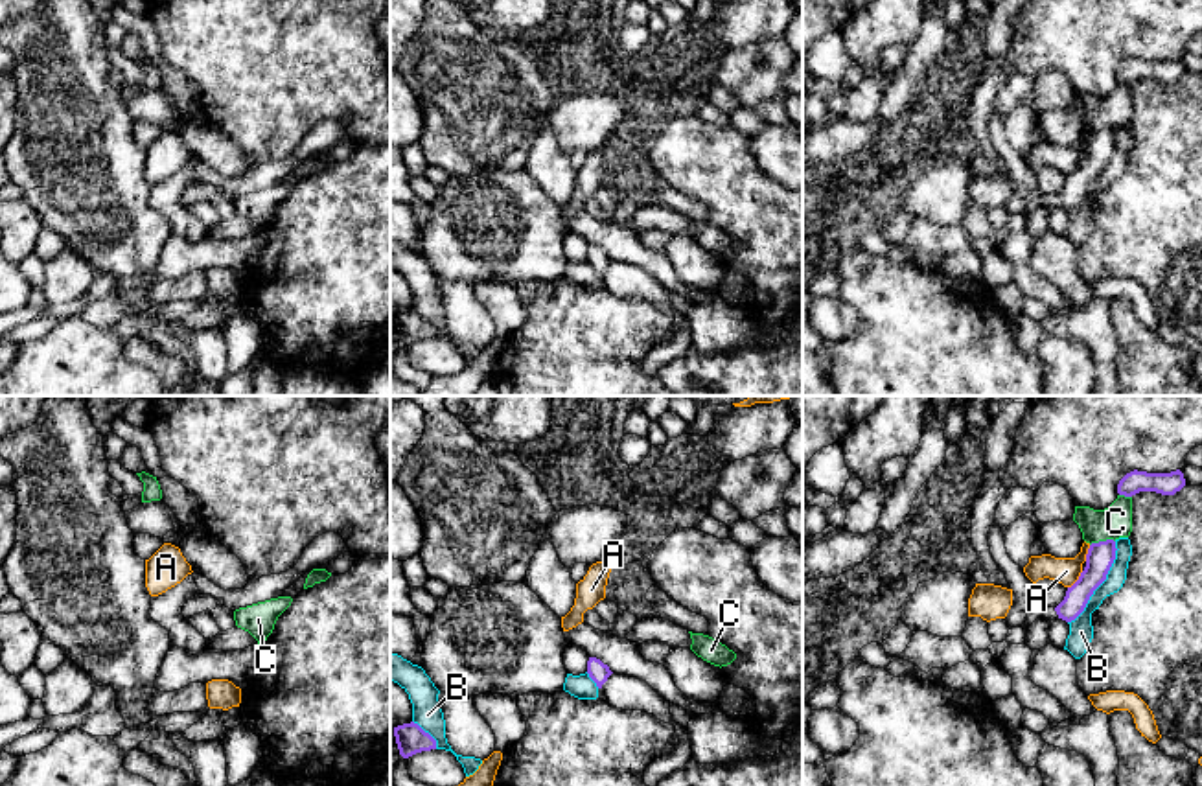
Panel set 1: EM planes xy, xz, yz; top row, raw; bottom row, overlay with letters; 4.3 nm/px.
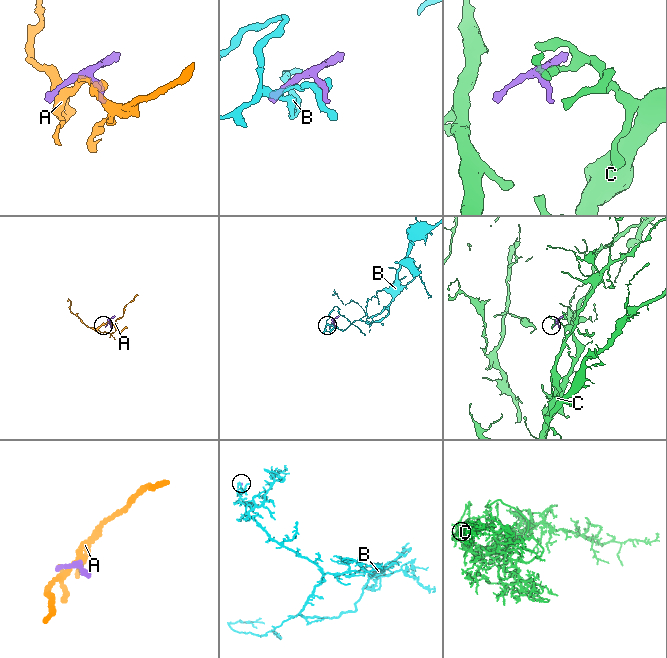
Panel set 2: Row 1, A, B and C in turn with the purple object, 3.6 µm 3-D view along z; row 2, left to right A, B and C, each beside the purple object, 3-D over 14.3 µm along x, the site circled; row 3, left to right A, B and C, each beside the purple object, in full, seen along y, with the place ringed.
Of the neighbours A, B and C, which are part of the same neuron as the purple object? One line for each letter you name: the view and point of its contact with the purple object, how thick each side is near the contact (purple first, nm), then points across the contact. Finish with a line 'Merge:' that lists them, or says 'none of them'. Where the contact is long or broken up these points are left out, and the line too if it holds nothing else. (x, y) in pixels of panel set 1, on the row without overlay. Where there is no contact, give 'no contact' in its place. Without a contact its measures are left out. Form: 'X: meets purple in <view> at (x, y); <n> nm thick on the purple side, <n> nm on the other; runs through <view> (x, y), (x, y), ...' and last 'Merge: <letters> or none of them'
Merge: none of them

